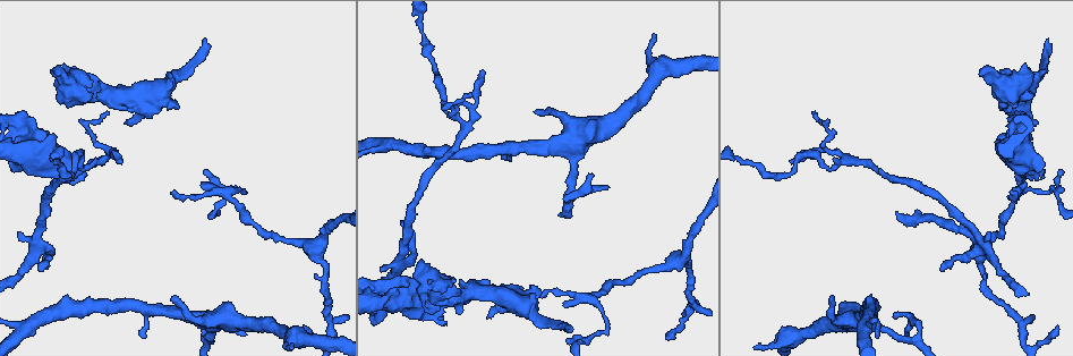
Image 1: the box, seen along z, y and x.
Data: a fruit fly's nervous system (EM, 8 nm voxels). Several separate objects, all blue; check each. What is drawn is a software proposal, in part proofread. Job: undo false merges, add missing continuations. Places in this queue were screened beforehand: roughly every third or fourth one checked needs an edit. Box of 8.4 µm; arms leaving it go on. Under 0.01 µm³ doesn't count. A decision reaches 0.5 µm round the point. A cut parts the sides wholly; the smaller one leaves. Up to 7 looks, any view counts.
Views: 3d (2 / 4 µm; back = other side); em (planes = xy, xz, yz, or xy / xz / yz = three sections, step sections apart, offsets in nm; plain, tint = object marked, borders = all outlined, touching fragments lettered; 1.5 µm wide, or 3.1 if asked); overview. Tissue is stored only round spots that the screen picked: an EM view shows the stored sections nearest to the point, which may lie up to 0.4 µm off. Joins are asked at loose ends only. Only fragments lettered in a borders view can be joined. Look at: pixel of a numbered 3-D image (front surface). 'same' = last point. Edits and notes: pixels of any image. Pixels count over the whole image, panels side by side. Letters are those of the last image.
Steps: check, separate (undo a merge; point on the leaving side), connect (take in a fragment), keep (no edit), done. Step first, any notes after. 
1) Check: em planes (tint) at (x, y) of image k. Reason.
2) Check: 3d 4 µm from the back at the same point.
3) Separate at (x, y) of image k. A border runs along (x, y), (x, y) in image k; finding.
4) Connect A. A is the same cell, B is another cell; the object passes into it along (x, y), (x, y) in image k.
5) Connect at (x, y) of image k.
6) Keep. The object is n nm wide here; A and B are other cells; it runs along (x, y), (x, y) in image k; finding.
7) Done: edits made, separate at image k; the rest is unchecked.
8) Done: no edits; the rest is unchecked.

Check: em 3.1 µm planes (tint) at (427, 319) of image 1. Branch stops here.

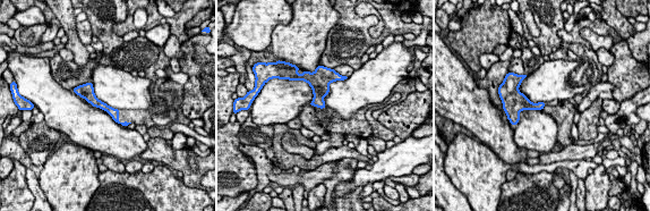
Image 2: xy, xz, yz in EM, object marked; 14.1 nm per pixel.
Check: em 3.1 µm planes (borders) at the same point. What lies round it.

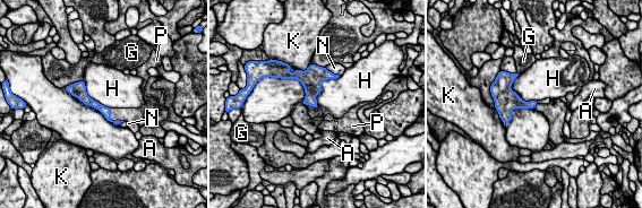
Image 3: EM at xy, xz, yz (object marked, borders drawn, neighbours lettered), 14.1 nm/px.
Connect P. P is the same cell, A, G, H, K and N are other cells; the neuron continues.

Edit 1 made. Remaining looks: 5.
Check: overview.

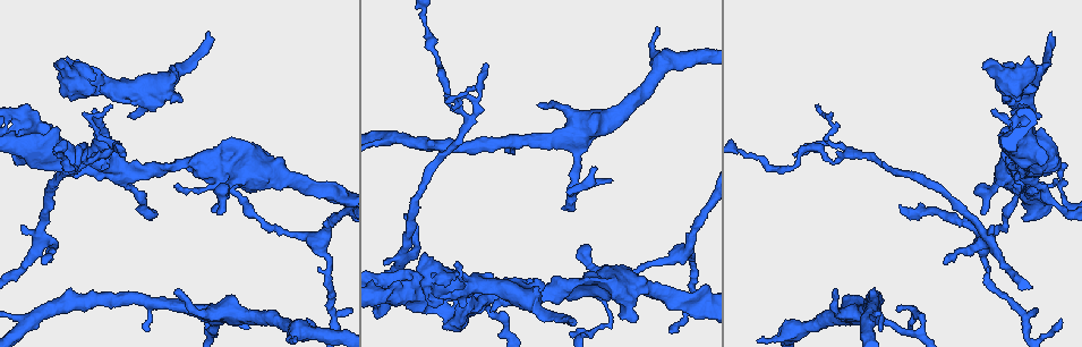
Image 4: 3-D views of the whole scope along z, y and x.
Check: em planes (borders) at (983, 66) of image 4.

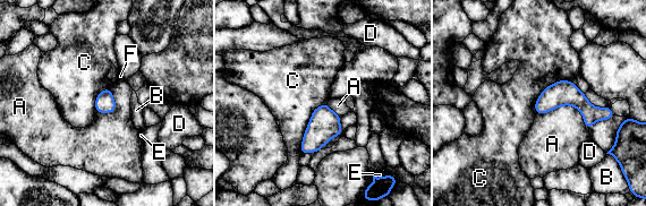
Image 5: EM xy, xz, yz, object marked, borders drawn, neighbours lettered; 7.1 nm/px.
Keep. The longest contact is with C, 420 nm; A, B, C, D, E and F are other cells; no lettered fragment goes on from it.

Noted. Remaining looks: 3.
Check: em planes (borders) at (209, 32) of image 4. Thin end.

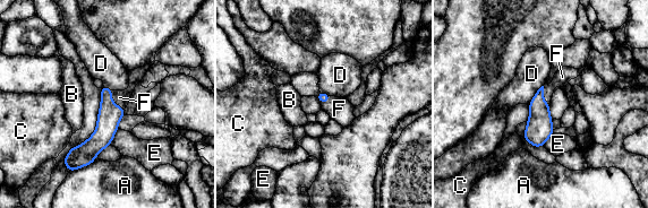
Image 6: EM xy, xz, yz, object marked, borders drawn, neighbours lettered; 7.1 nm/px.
Connect F. The object is 80 nm wide here; F is the same cell, A, B, C, D and E are other cells; the object passes into it along (110, 114), (112, 102), (119, 97) in image 6; the neuron continues.

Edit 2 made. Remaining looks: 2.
Done: edits made, connect at image 3, connect at image 6; the rest is unchecked.

